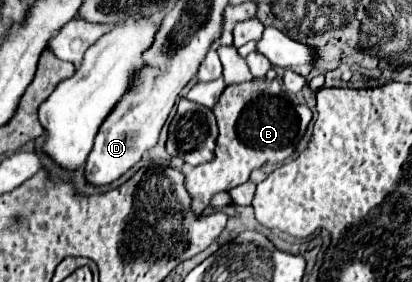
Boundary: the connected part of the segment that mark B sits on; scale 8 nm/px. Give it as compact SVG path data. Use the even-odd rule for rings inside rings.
M260 78L226 86L218 102L212 106L212 112L220 130L216 140L216 156L212 162L196 166L190 174L186 174L184 180L184 188L192 198L192 212L198 216L204 212L206 204L216 192L228 192L244 184L256 166L266 162L280 164L292 156L312 116L308 106L294 106L290 102L288 94L282 90L282 84L276 78Z

